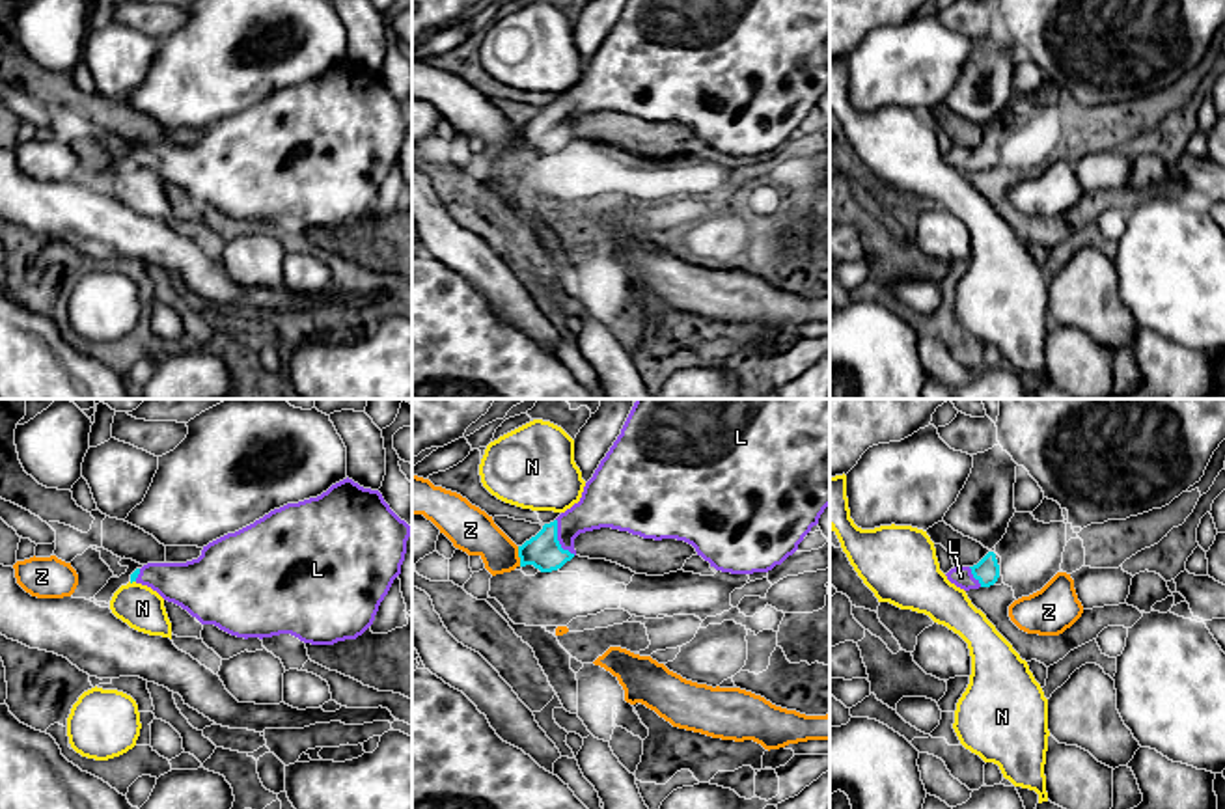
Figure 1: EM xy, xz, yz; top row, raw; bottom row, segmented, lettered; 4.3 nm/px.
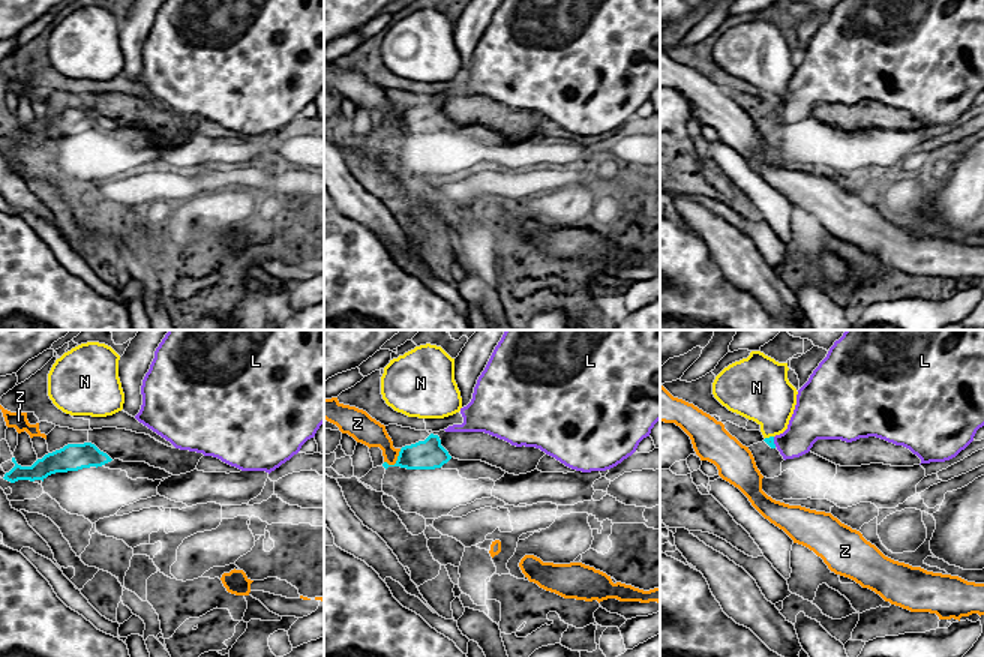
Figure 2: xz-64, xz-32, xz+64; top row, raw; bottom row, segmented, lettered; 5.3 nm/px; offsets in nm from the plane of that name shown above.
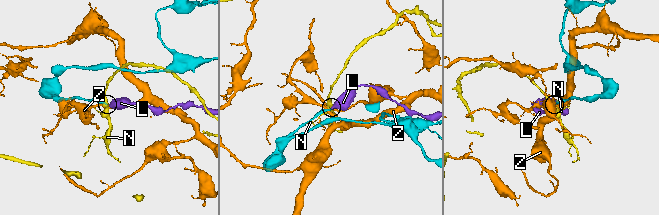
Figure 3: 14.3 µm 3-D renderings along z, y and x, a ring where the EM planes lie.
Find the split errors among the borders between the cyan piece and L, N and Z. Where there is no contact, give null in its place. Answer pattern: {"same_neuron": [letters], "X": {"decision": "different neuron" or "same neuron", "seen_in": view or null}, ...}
{"same_neuron": ["L"], "L": {"decision": "same neuron", "seen_in": "xz"}, "N": {"decision": "different neuron", "seen_in": "xy"}, "Z": {"decision": "different neuron", "seen_in": "xz"}}

